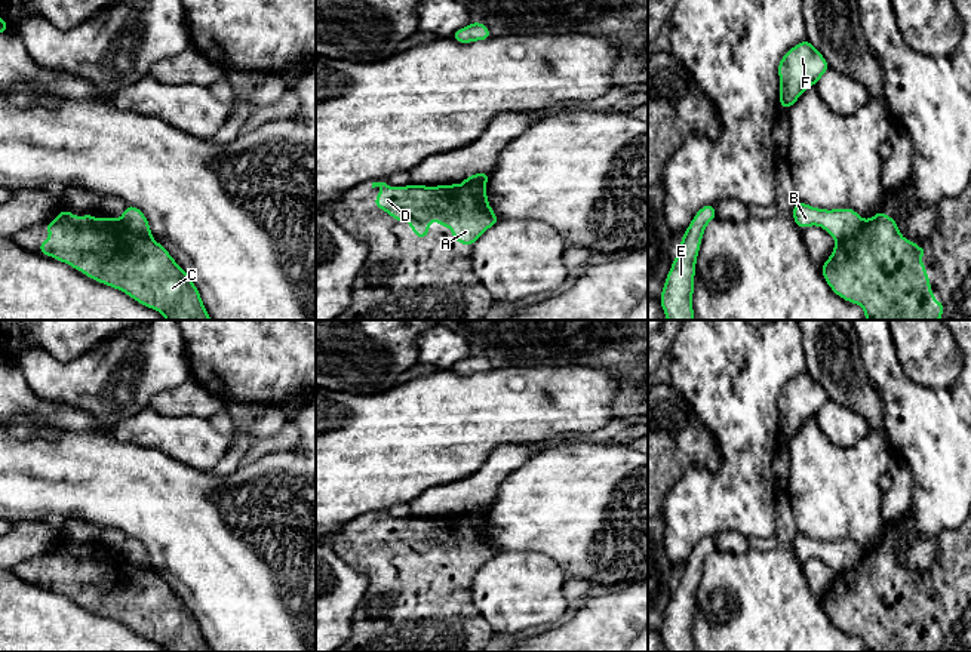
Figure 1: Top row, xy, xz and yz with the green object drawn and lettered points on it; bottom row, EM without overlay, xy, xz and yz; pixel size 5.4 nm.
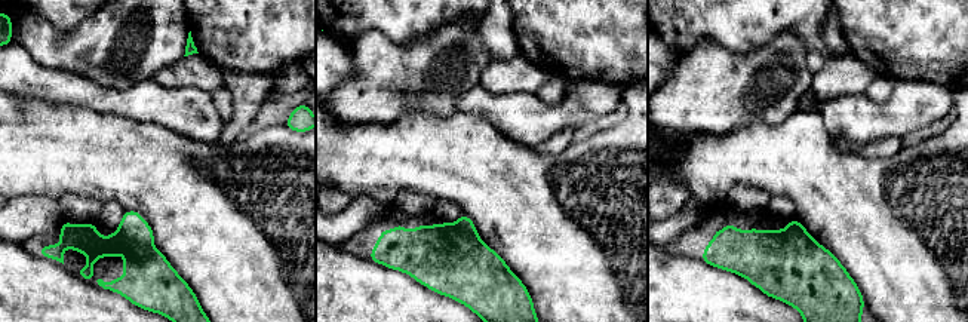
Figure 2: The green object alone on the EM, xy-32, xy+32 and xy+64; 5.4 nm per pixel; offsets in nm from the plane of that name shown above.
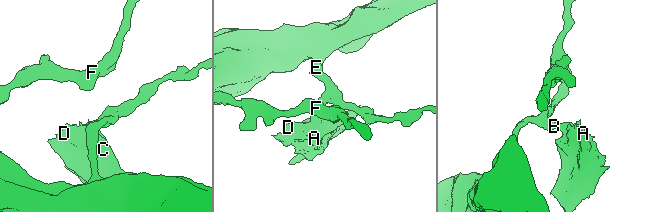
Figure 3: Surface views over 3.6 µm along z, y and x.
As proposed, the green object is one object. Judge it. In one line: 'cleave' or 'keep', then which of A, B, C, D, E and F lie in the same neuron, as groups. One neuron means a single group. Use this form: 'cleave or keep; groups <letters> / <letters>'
cleave; groups A C D / B E F

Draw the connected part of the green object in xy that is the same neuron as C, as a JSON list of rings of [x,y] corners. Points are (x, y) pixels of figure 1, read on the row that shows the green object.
[[[64,209],[44,228],[50,237],[40,240],[40,253],[83,271],[89,279],[125,292],[139,304],[162,313],[166,320],[212,320],[190,276],[151,236],[135,236],[120,219],[98,219],[92,213],[76,218],[73,212]]]

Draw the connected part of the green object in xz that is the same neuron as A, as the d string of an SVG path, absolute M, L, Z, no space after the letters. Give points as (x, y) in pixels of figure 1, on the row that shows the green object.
M372 182L372 188L375 187L382 191L374 199L374 204L390 213L394 221L408 221L418 239L427 239L428 224L437 221L452 230L452 237L460 244L473 246L500 221L485 190L476 191L463 184L388 187L385 182Z

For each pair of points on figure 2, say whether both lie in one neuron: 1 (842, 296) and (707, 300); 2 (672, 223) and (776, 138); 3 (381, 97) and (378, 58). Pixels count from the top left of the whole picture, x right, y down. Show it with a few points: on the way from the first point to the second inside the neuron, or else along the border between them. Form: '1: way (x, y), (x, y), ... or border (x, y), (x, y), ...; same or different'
1: border (744, 278), (765, 294), (793, 306); different
2: border (691, 196), (712, 205); different
3: way (383, 88), (381, 67); same

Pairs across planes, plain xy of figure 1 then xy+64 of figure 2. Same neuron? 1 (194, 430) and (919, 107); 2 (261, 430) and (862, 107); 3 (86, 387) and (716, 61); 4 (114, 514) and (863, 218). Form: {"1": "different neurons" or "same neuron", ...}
{"1": "same neuron", "2": "same neuron", "3": "same neuron", "4": "same neuron"}

